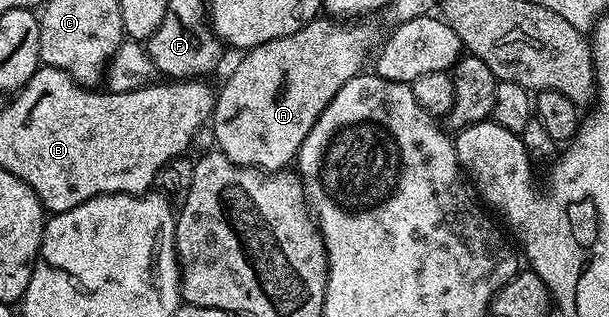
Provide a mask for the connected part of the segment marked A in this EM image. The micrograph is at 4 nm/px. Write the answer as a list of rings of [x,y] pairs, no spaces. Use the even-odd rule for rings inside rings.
[[[319,17],[288,37],[249,48],[214,100],[217,150],[241,167],[257,167],[267,173],[289,168],[332,97],[363,70],[370,31],[354,23]]]

